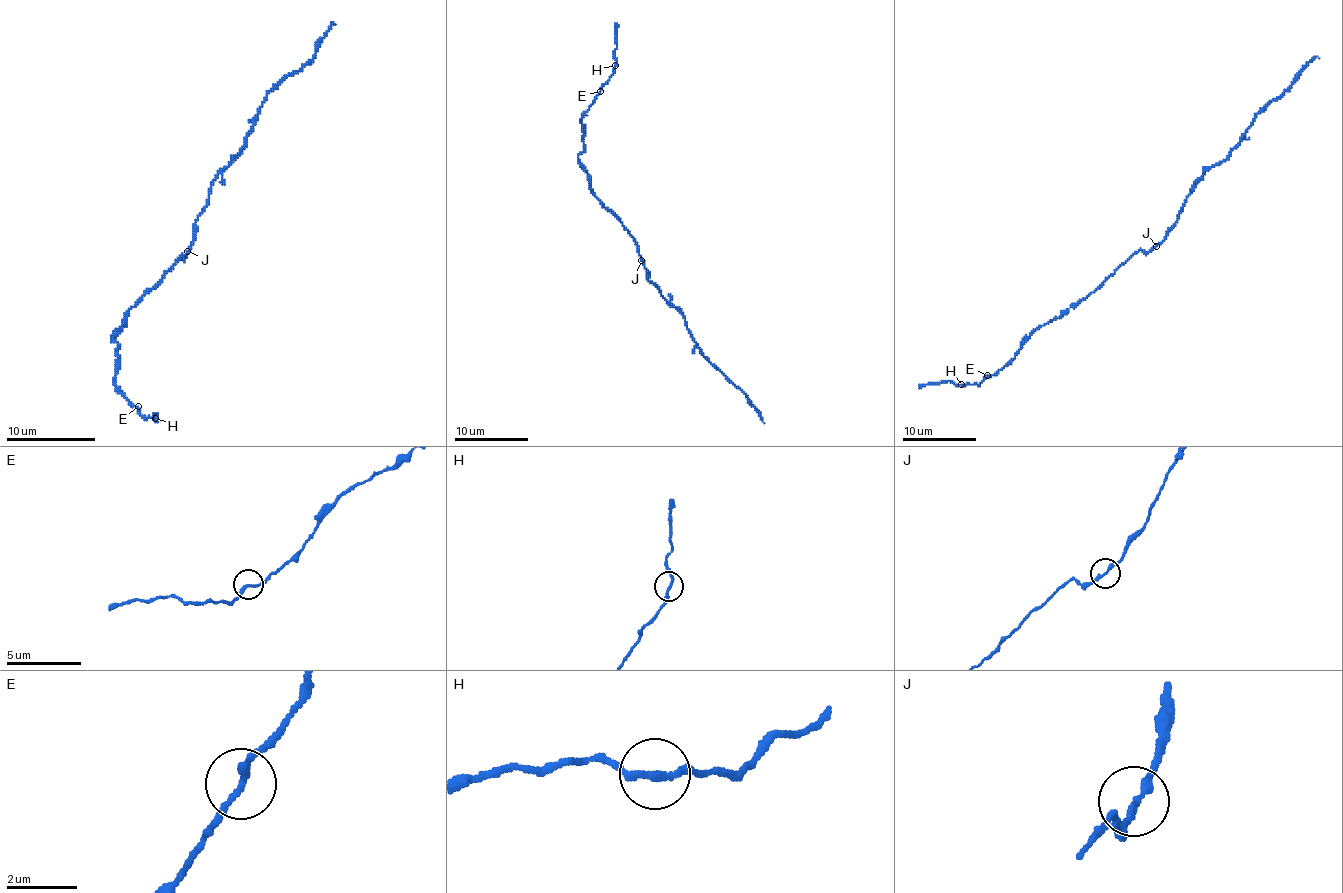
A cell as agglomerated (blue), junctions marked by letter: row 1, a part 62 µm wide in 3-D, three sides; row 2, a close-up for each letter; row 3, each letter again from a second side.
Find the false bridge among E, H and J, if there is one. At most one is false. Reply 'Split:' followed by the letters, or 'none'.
Split: J

